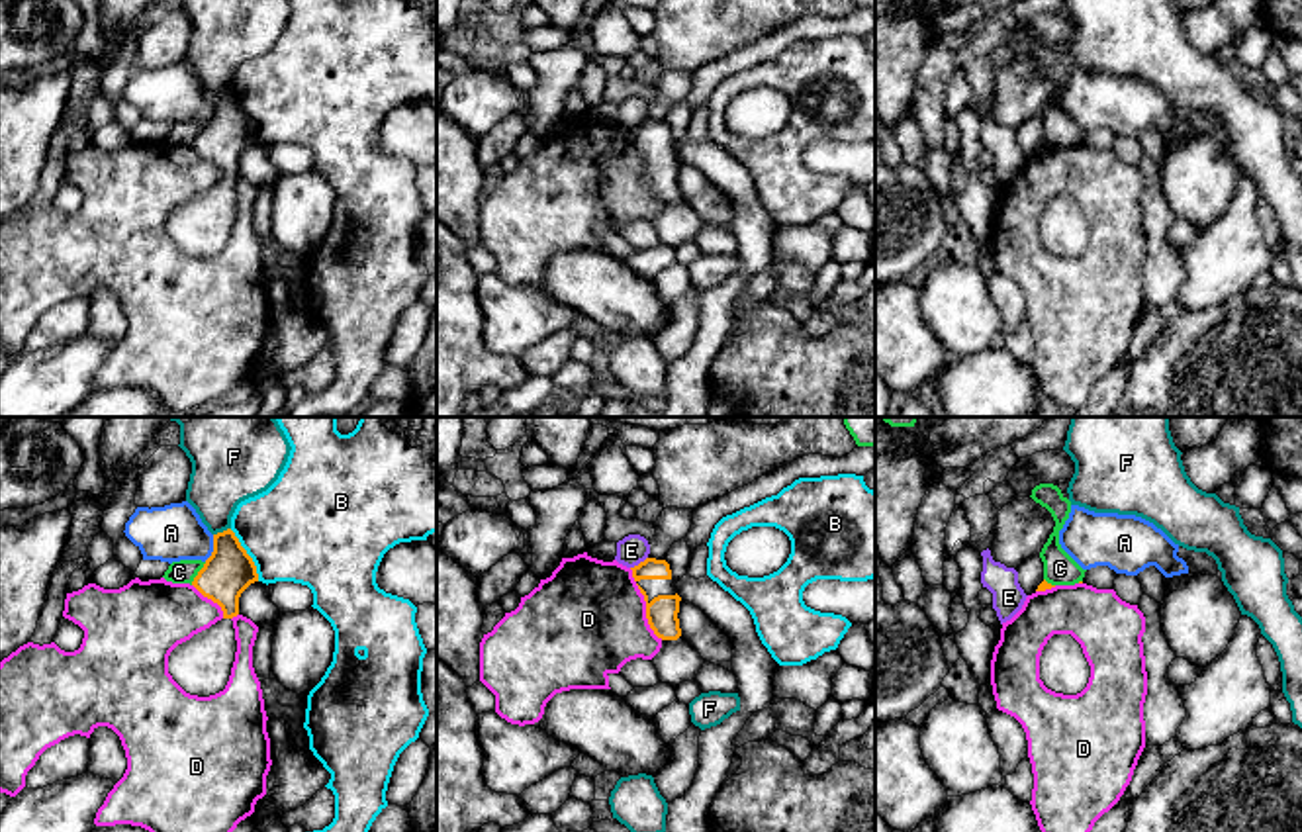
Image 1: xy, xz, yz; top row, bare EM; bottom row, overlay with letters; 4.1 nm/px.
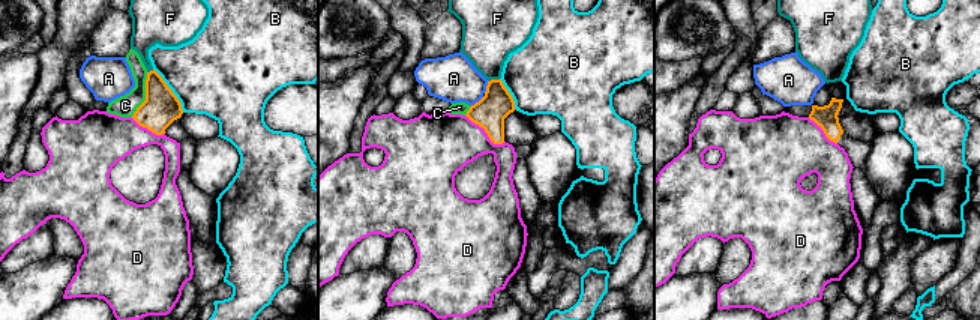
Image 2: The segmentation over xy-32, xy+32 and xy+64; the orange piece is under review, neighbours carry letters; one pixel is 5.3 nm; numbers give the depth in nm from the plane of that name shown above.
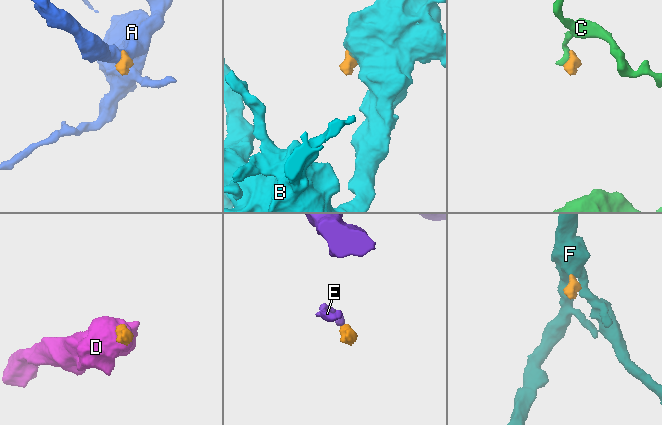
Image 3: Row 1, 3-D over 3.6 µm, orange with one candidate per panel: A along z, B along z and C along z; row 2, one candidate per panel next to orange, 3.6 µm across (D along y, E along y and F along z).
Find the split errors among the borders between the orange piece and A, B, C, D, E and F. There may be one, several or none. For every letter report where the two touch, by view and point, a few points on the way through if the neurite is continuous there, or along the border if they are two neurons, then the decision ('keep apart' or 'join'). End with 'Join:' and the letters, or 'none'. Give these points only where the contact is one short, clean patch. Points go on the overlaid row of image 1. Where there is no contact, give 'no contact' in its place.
A: meets orange in xy at (214, 549); border along xy (214, 535), (214, 551), (204, 560); keep apart
B: meets orange in xy at (247, 554); border along xy (230, 529), (251, 558), (259, 580); keep apart
C: meets orange in xy at (198, 574); border along xy (206, 562), (190, 584); keep apart
D: meets orange in xz at (647, 605); border along xz (629, 568), (645, 601), (647, 623), (662, 639); keep apart
E: meets orange in xz at (641, 562); border along xz (647, 556), (631, 568); keep apart
F: meets orange in xy at (224, 531); border along xy (230, 527), (214, 535); keep apart
Join: none

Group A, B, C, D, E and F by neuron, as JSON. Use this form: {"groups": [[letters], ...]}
{"groups": [["A"], ["B"], ["C"], ["D"], ["E"], ["F"]]}

